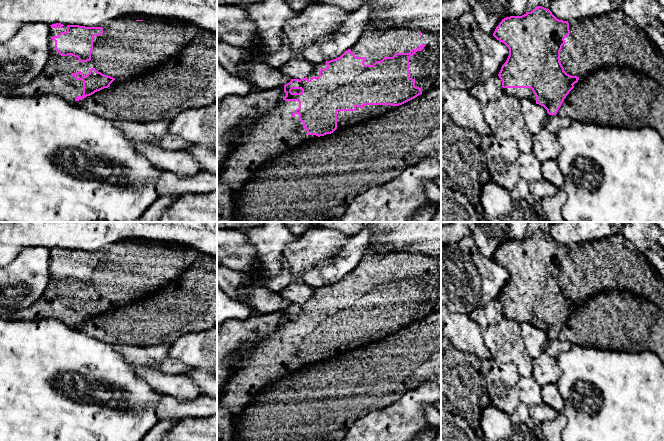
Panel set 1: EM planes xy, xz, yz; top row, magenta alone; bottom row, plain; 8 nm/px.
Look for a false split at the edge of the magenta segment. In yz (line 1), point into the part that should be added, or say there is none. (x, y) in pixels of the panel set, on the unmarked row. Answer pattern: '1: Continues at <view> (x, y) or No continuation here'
1: Continues at yz (614, 263)

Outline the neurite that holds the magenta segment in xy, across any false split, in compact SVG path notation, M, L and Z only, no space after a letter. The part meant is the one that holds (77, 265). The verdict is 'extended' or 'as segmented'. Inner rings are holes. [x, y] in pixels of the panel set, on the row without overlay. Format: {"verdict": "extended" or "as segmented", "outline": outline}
{"verdict": "extended", "outline": "M140 239L120 240L97 251L63 249L61 247L50 250L50 280L43 295L28 308L12 312L8 318L23 321L53 318L75 327L97 315L110 311L110 308L118 301L138 300L156 292L187 270L199 255L197 251L179 245Z"}

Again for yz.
{"verdict": "extended", "outline": "M538 230L522 240L502 243L493 260L509 273L509 280L498 298L504 317L518 323L527 322L543 330L549 339L556 339L564 323L579 302L601 292L612 290L638 294L664 311L664 280L636 246L620 232L596 243L583 242L575 245L557 243L549 233Z"}

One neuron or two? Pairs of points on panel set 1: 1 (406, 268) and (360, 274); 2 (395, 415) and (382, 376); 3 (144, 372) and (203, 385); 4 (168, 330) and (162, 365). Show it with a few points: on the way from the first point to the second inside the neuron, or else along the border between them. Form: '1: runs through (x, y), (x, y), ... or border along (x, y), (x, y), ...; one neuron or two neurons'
1: runs through (395, 270), (389, 274), (371, 274); one neuron
2: border along (410, 390), (407, 390), (386, 406), (369, 412); two neurons
3: border along (181, 374), (186, 375), (201, 394); two neurons
4: border along (169, 342), (145, 345), (143, 347); two neurons

